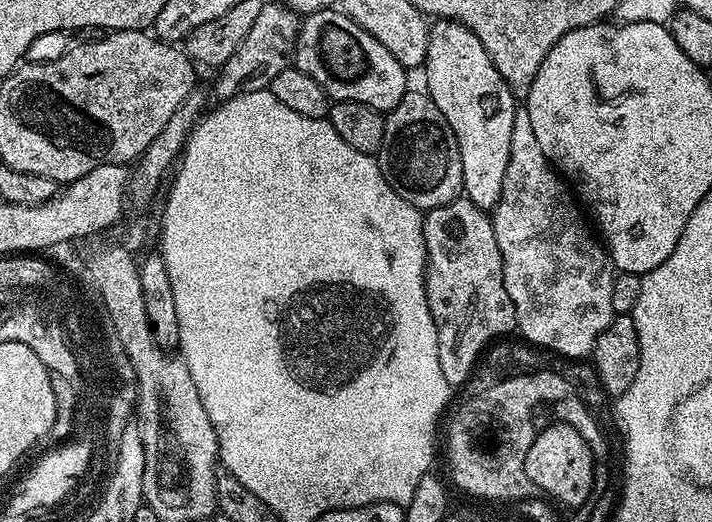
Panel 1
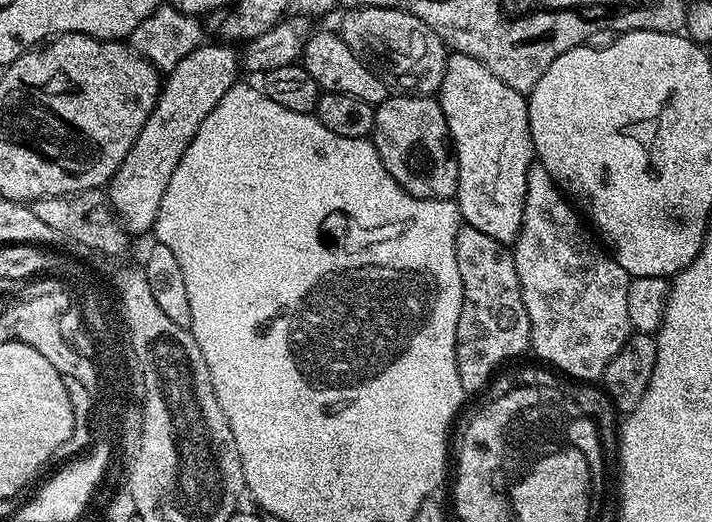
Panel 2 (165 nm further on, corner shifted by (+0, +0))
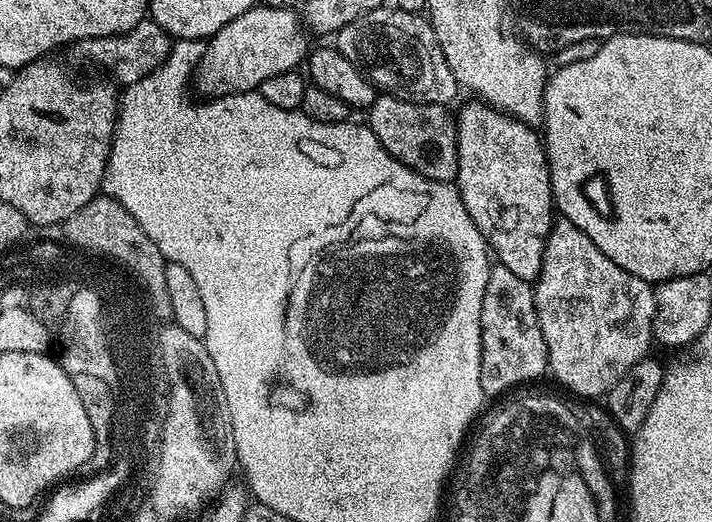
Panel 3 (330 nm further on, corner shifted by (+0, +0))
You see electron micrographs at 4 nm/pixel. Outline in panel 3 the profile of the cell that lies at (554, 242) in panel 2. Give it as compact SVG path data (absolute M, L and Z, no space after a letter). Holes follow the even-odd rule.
M560 218L553 223L546 242L546 250L542 254L542 270L534 282L534 291L538 322L542 326L542 338L546 338L548 366L551 375L556 375L557 382L565 384L570 391L577 392L580 396L603 397L612 389L614 382L618 382L618 378L622 378L622 374L626 374L626 370L630 370L630 366L634 366L649 355L648 347L654 344L652 327L655 324L655 294L653 285L647 280L622 270L622 266L616 265L615 262L610 262L610 258L606 258L606 254L602 254L602 250L598 250L598 246L594 246L594 242L590 242L590 238L586 238L586 234L582 234L582 230L578 230L578 226L574 226L574 222Z

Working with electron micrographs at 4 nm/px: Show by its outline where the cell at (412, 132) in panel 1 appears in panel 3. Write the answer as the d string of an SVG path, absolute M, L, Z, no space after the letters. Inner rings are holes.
M380 94L372 103L372 107L367 109L366 123L378 138L378 142L382 142L384 149L394 158L398 158L398 162L431 180L452 182L458 174L458 138L453 113L450 114L448 111L449 109L442 104L419 104L397 96Z

